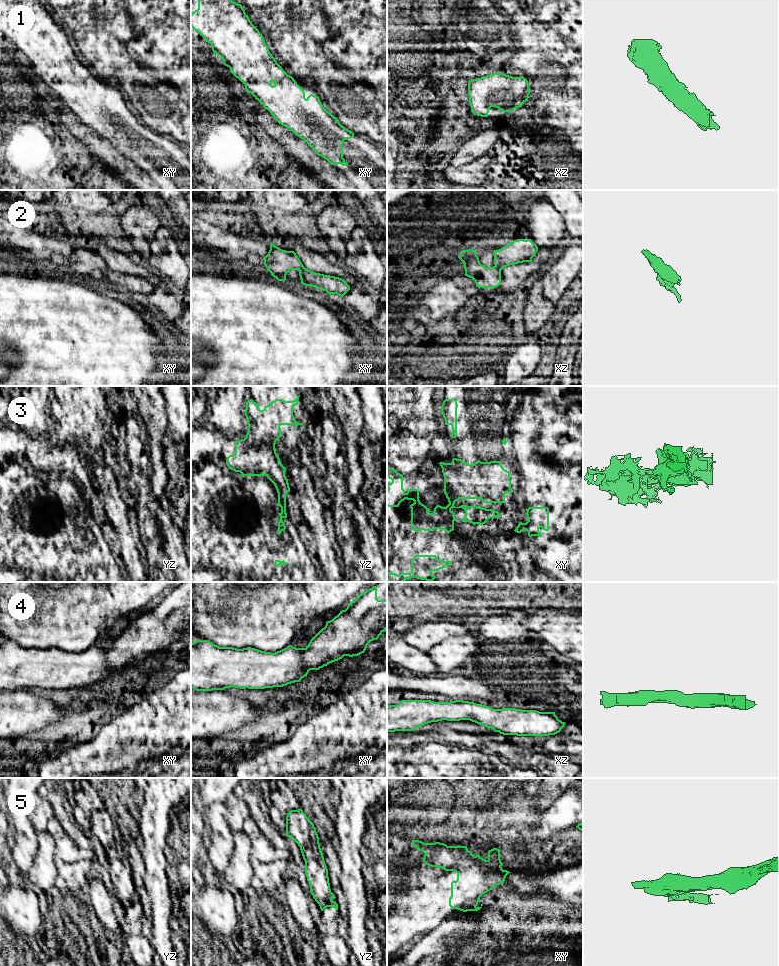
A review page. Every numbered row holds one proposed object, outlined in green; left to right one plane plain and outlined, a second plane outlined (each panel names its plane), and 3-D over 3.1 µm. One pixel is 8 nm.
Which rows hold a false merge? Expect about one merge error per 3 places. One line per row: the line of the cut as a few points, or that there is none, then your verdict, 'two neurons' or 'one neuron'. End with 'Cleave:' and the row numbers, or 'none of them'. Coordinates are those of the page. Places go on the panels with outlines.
1: no cut | one neuron
2: xz (495, 265), (501, 269) | two neurons
3: xy (448, 504), (450, 518), (453, 521) | two neurons
4: no cut | one neuron
5: xy (479, 897), (470, 900), (460, 910) | two neurons
Cleave: 2, 3, 5

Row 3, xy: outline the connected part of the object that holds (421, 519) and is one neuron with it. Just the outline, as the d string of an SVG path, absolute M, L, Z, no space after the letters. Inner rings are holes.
M387 466L387 477L392 480L387 485L387 506L399 507L400 503L407 500L413 500L411 508L411 525L413 531L420 530L432 531L434 529L445 530L448 534L454 530L454 521L450 518L449 504L446 507L437 505L432 513L419 500L419 490L403 489L403 475Z

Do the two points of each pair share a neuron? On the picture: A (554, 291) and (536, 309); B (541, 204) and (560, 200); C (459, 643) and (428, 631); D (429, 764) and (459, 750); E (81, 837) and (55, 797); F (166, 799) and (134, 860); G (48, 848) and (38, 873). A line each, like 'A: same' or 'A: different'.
A: different
B: different
C: different
D: different
E: same
F: different
G: same

